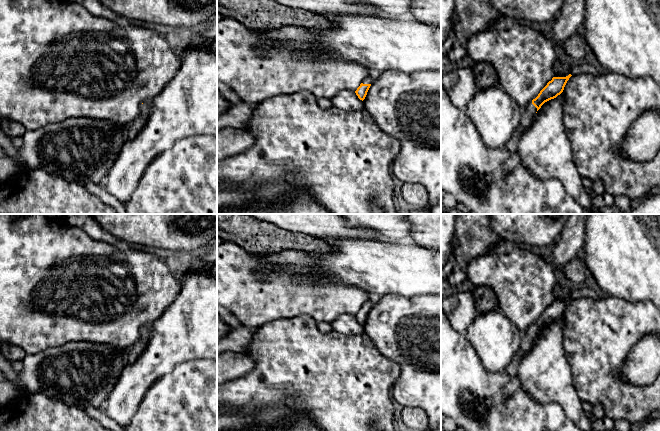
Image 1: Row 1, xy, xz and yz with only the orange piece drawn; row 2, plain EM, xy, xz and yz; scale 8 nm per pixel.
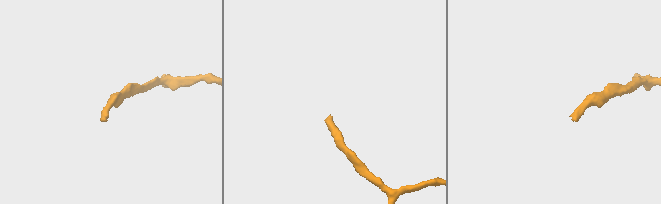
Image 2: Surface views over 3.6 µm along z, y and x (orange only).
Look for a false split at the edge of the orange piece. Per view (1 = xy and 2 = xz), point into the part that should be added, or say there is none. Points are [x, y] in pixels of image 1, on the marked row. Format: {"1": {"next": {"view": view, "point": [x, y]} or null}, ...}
{"1": {"next": null}, "2": {"next": {"view": "xz", "point": [368, 80]}}}

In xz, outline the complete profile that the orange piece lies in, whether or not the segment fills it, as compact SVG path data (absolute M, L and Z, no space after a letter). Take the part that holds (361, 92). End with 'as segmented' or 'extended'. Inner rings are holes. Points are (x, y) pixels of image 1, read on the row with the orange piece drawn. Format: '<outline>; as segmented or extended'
M368 76L367 78L365 78L362 83L360 84L360 86L357 88L357 90L355 91L356 95L358 96L358 98L360 100L364 100L367 92L371 86L371 84L374 82L374 80Z; extended

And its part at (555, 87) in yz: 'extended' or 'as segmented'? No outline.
extended

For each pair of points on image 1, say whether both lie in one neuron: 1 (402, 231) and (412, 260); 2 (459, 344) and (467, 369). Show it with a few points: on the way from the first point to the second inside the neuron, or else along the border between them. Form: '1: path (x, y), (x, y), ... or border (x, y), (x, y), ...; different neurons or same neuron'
1: border (382, 240), (389, 242), (409, 241); different neurons
2: path (459, 350), (459, 361), (461, 363); same neuron

